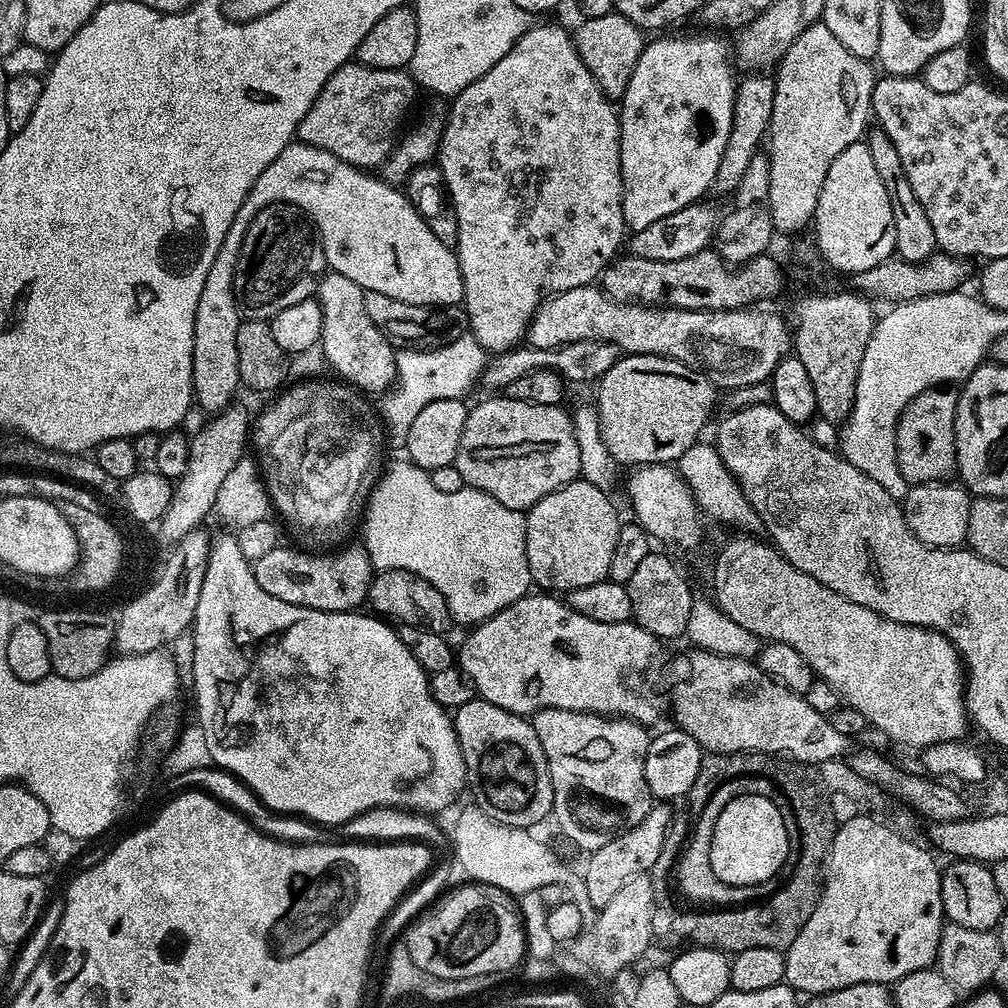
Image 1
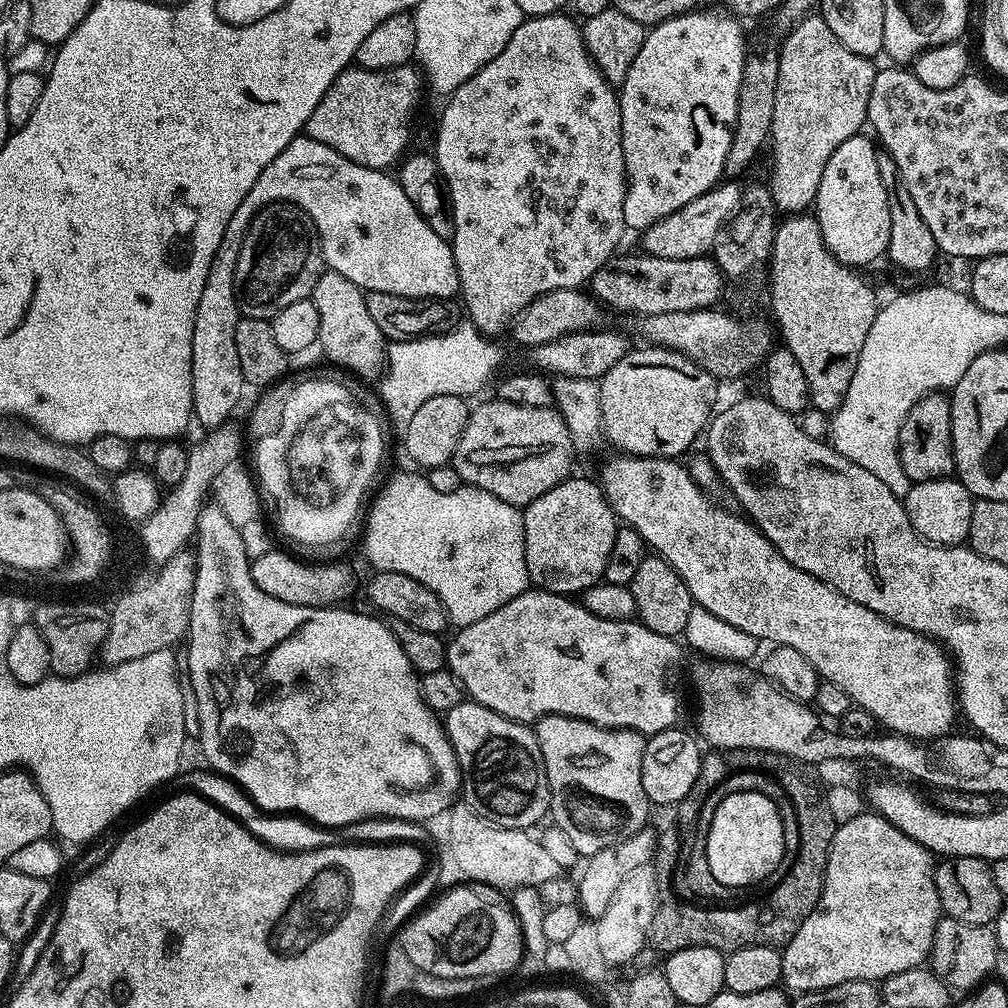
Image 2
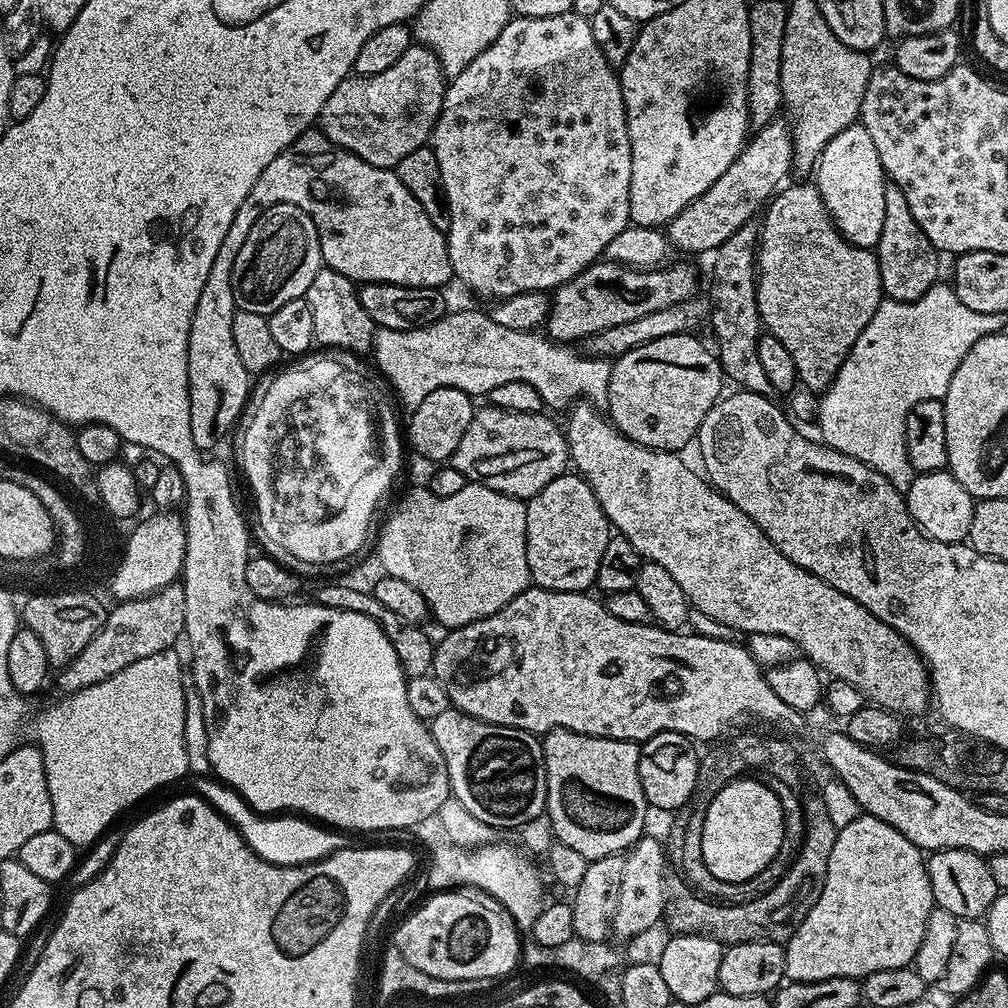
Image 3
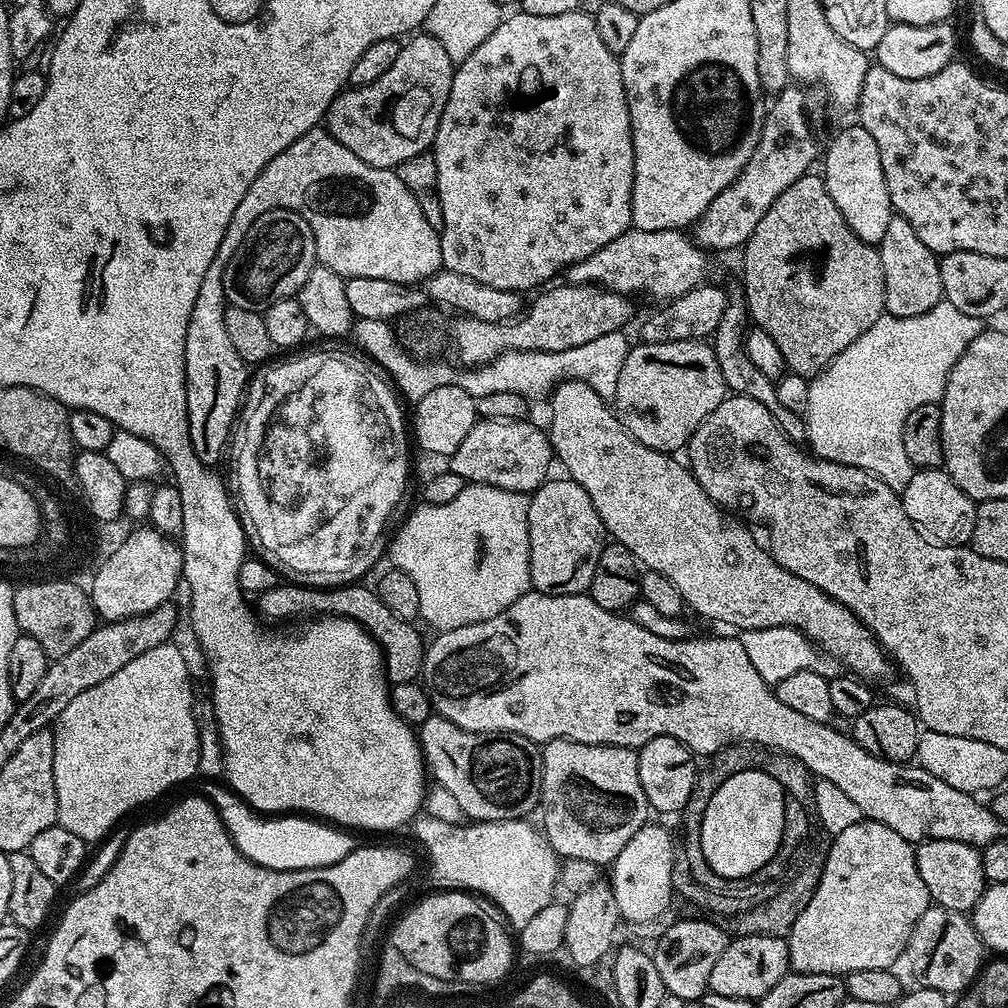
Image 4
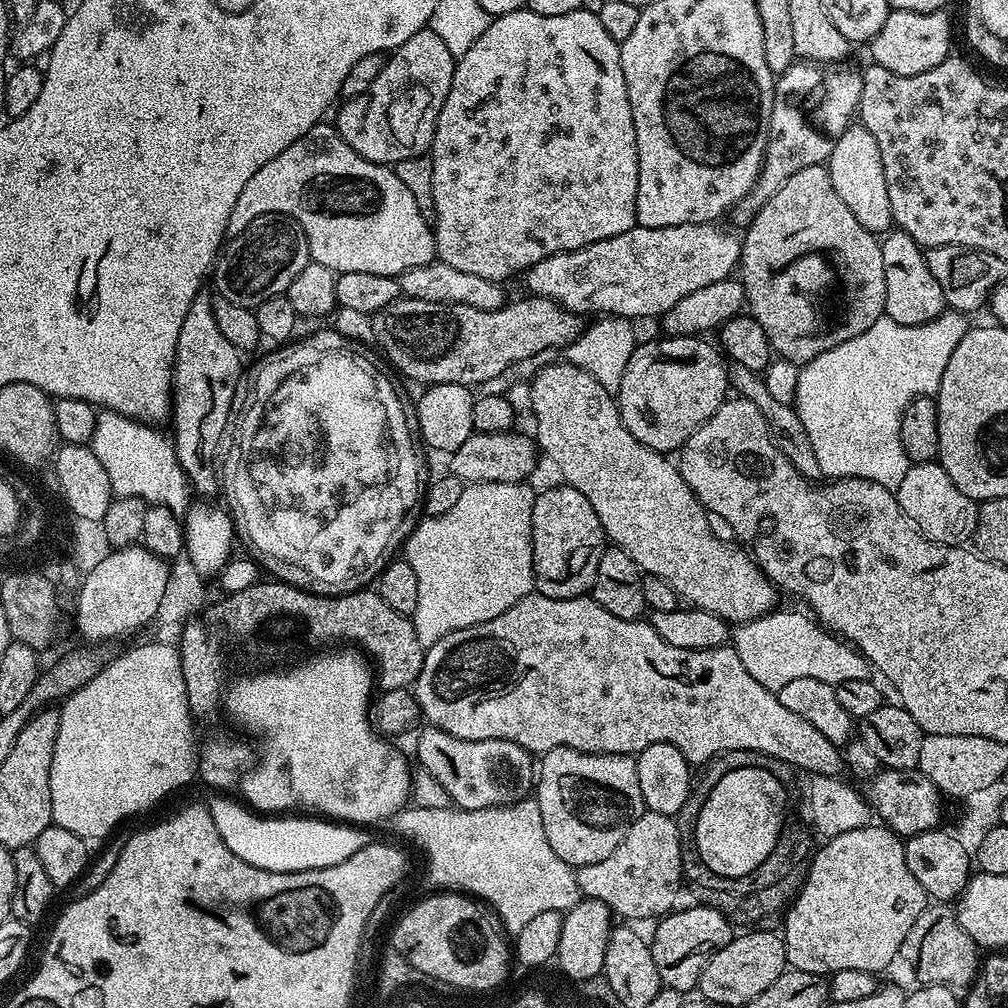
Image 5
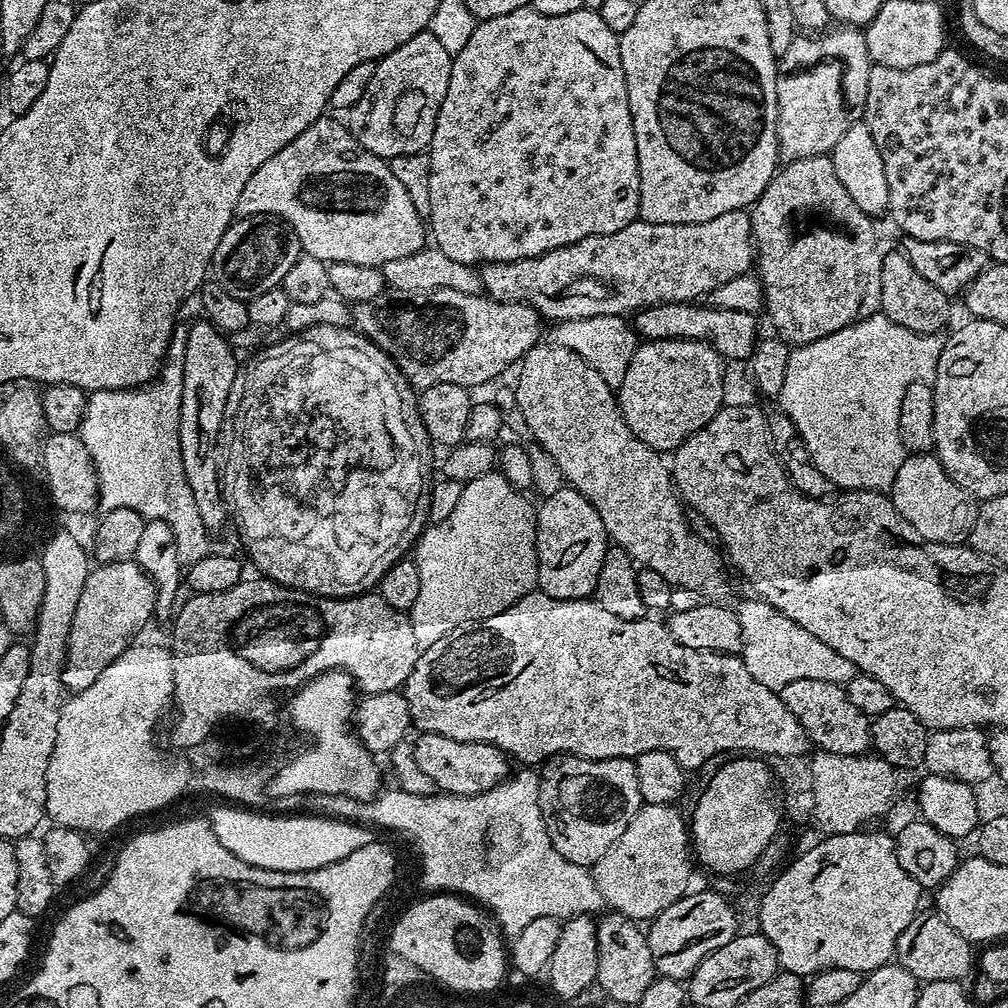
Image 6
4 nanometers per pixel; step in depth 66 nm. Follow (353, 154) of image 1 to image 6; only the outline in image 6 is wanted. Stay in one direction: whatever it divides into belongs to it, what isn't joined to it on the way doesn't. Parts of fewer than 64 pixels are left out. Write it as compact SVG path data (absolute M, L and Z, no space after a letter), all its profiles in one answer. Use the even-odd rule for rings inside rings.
M431 30L414 34L414 38L380 57L366 94L346 113L346 127L352 137L385 162L402 154L424 152L432 143L438 110L442 98L446 98L446 86L450 86L452 57Z

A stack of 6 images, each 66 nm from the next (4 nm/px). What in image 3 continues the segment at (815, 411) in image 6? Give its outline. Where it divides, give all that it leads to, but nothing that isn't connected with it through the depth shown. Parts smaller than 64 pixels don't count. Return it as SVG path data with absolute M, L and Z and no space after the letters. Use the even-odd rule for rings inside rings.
M948 282L936 283L914 302L904 303L887 298L881 300L874 318L870 318L866 330L860 332L858 342L854 342L844 365L832 380L832 385L819 397L819 439L828 447L842 454L850 454L850 458L858 458L858 462L878 470L878 474L882 474L886 482L894 485L897 492L907 494L914 479L904 437L910 410L918 406L918 402L943 401L950 386L950 378L954 378L954 370L958 370L962 358L970 354L974 342L978 342L983 336L997 335L1003 329L1000 327L1004 320L1005 317L998 313L970 310L956 296L953 285Z

